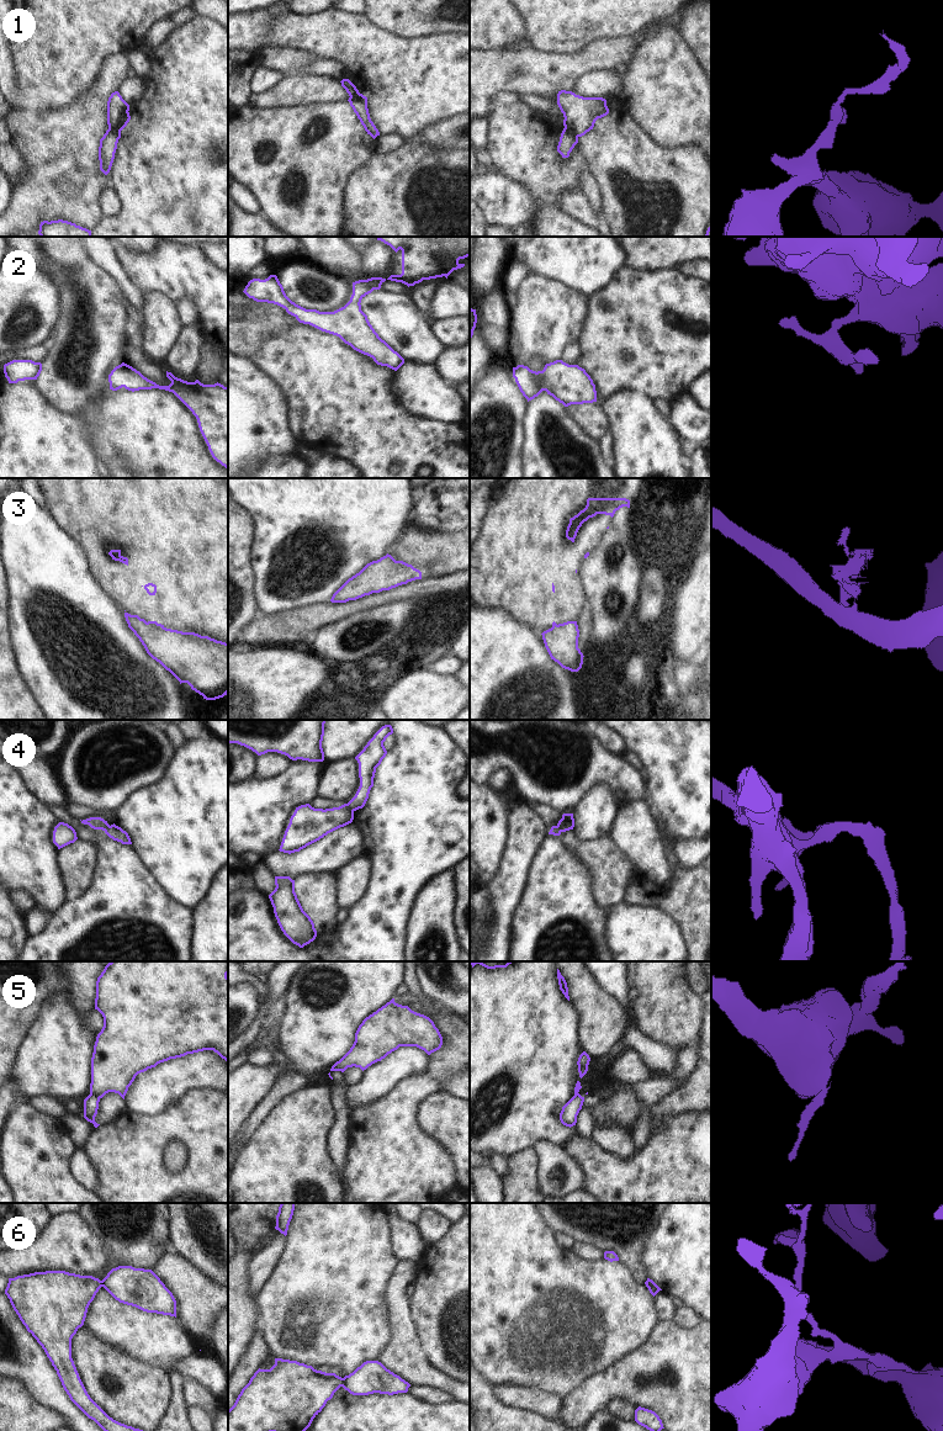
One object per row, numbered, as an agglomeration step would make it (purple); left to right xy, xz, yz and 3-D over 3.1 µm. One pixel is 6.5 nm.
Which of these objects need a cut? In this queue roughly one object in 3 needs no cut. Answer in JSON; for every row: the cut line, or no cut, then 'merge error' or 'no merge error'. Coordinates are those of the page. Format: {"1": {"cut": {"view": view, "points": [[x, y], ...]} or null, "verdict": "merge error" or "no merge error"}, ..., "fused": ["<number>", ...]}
{"1": {"cut": {"view": "yz", "points": [[565, 127], [577, 138]]}, "verdict": "merge error"}, "2": {"cut": null, "verdict": "no merge error"}, "3": {"cut": {"view": "xy", "points": [[148, 621], [163, 627]]}, "verdict": "merge error"}, "4": {"cut": {"view": "xz", "points": [[346, 804], [353, 811]]}, "verdict": "merge error"}, "5": {"cut": {"view": "xy", "points": [[90, 1092], [99, 1098]]}, "verdict": "merge error"}, "6": {"cut": {"view": "xz", "points": [[343, 1378], [340, 1386]]}, "verdict": "merge error"}, "fused": ["1", "3", "4", "5", "6"]}

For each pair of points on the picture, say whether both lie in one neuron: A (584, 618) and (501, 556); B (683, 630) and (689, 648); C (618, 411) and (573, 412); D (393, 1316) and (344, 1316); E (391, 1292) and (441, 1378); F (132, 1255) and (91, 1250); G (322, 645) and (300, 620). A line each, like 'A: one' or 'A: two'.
A: two
B: one
C: two
D: two
E: one
F: two
G: two

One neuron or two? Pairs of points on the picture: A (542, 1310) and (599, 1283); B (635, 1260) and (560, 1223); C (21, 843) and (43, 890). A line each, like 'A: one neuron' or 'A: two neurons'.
A: one neuron
B: one neuron
C: one neuron

